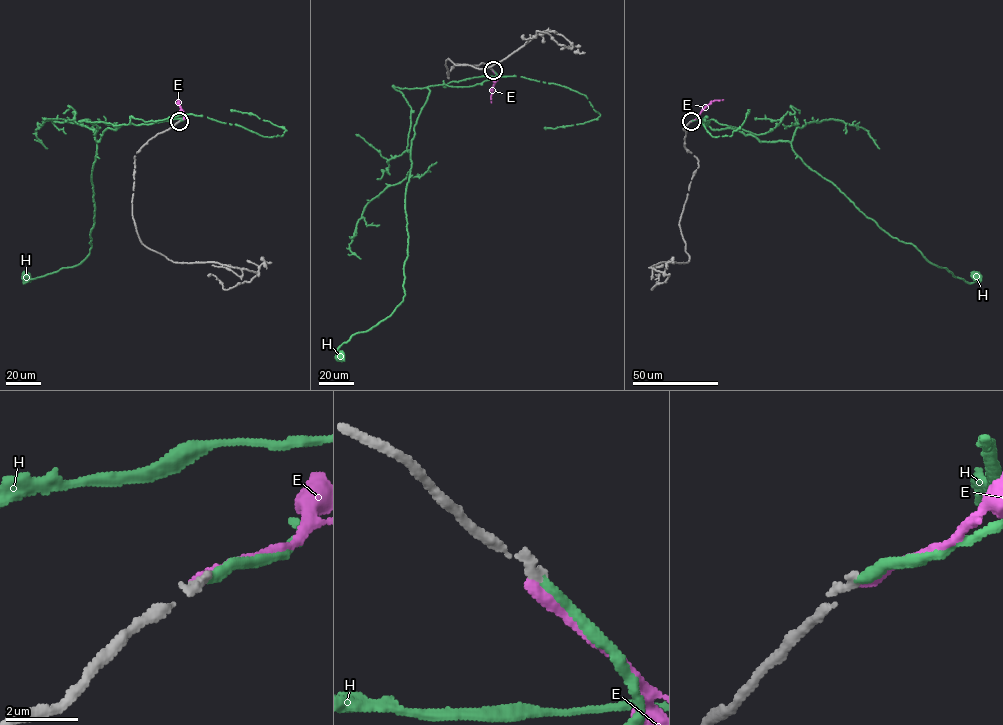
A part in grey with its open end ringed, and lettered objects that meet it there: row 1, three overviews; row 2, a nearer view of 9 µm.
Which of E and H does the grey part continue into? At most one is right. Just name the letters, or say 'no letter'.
H

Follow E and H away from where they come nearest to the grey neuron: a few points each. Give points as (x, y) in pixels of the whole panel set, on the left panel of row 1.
E: (179, 121), (184, 113), (177, 100)
H: (179, 121), (183, 119), (116, 125), (100, 135), (92, 170), (90, 253), (75, 266), (24, 283), (25, 276)

